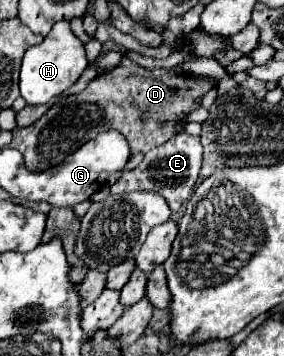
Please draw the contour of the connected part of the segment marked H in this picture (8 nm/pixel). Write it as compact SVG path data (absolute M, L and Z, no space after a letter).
M61 19L55 23L51 33L39 43L29 47L29 51L23 57L21 65L21 97L29 105L39 105L39 103L49 103L51 99L63 95L87 69L89 61L85 57L85 47L83 41L71 31L71 21Z

